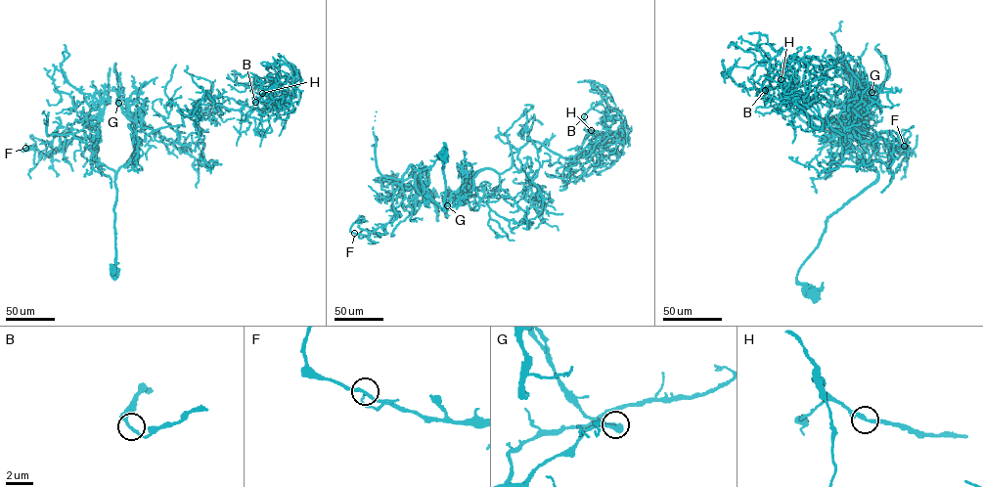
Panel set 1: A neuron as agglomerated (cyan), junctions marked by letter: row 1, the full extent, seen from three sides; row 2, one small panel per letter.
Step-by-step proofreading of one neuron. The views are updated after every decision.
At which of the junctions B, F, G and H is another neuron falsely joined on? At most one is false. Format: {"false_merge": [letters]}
{"false_merge": []}

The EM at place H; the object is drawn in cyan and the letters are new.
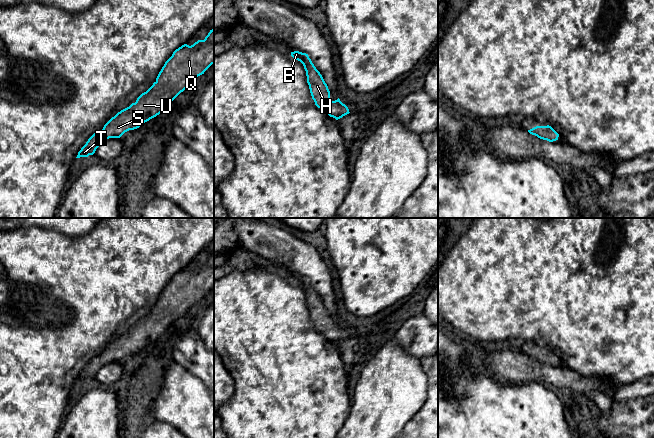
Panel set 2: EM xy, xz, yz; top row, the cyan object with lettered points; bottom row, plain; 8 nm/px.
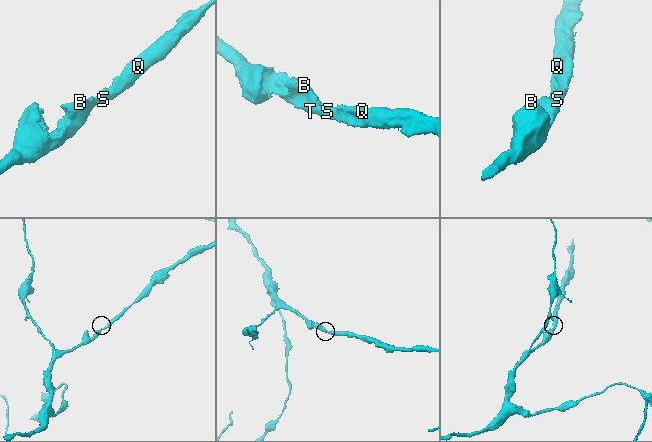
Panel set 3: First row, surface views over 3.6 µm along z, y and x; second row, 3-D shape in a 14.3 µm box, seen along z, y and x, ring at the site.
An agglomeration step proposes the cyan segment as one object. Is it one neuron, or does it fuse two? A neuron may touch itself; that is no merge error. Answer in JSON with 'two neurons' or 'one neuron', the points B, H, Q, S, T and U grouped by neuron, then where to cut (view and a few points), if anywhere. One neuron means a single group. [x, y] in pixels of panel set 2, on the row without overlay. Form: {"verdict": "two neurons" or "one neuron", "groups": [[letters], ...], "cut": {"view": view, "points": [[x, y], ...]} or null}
{"verdict": "one neuron", "groups": [["B", "H", "Q", "S", "T", "U"]], "cut": null}

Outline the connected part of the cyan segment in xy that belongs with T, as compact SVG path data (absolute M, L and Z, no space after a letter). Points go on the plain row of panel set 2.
M214 252L210 254L204 264L198 264L191 270L184 268L176 273L165 286L153 309L142 317L135 327L112 341L102 354L94 357L78 376L76 382L93 379L99 369L106 363L120 362L125 356L137 353L145 346L159 339L166 329L172 328L172 325L187 312L188 308L204 298L212 288L214 288Z

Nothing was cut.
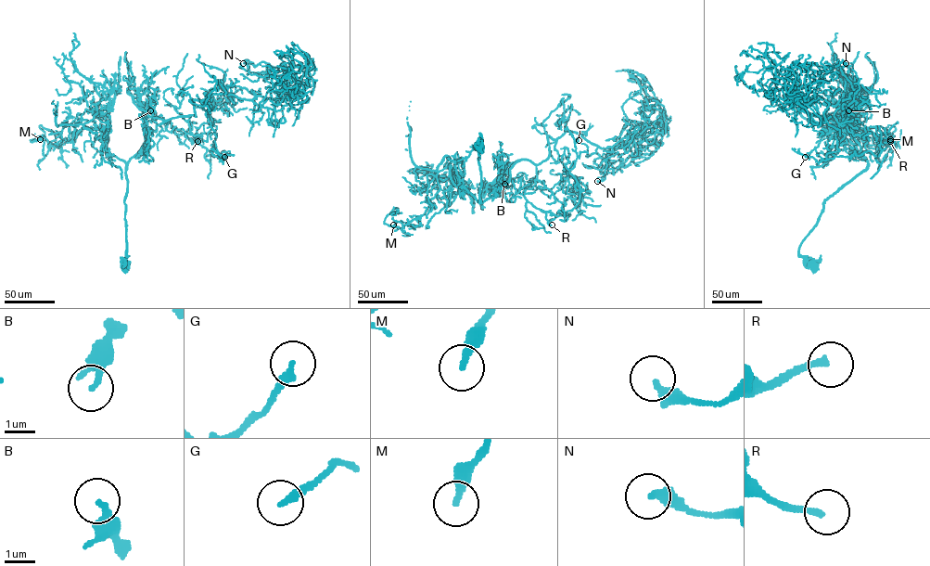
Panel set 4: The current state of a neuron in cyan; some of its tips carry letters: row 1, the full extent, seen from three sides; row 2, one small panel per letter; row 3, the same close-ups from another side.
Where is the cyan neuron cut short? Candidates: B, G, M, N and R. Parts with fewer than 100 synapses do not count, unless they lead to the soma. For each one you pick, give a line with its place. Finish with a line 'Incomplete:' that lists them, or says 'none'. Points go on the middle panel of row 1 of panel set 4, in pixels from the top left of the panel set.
R: (552, 225)
Incomplete: R

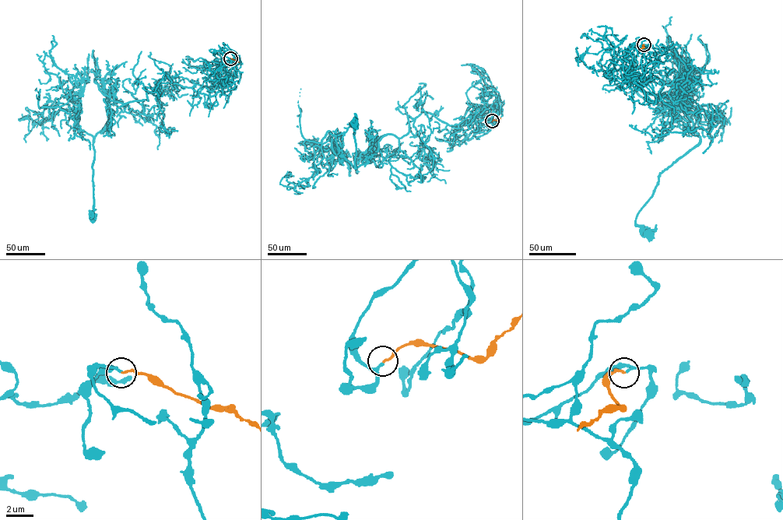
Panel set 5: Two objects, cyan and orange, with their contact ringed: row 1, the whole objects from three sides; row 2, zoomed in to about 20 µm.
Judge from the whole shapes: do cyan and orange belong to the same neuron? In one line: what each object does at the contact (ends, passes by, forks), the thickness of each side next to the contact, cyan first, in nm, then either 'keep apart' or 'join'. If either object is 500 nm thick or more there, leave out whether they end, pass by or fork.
cyan passes by; orange ends there; 140 nm thick on the cyan side, 150 nm on the other; join

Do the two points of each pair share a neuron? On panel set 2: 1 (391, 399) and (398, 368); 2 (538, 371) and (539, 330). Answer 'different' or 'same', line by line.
1: same
2: different

